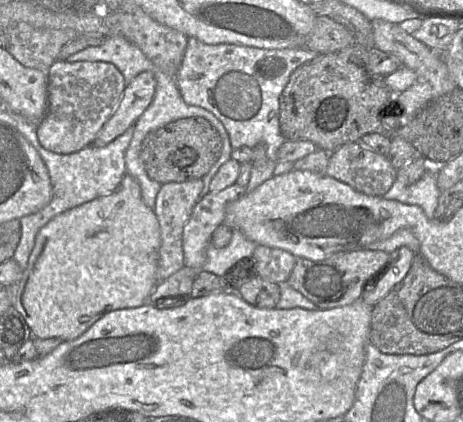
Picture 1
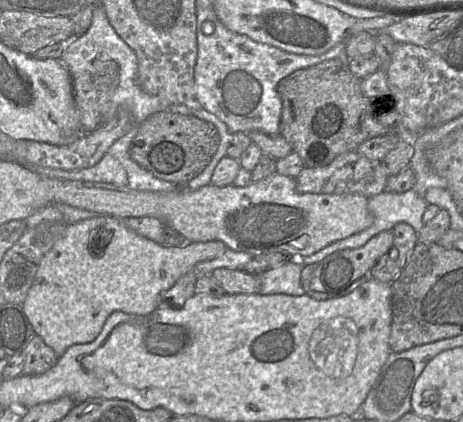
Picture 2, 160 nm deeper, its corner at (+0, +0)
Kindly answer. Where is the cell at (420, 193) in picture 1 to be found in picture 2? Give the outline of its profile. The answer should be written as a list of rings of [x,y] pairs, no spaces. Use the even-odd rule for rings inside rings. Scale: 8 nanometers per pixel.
[[[413,189],[404,193],[391,193],[383,191],[381,194],[368,198],[367,202],[368,210],[374,218],[373,224],[370,227],[350,237],[335,241],[310,256],[298,257],[300,263],[306,265],[313,264],[323,260],[336,251],[359,248],[365,245],[373,236],[377,235],[378,233],[386,230],[393,231],[394,226],[398,223],[407,223],[411,225],[417,233],[419,233],[424,226],[422,217],[428,206],[428,203],[423,197],[414,192]]]

